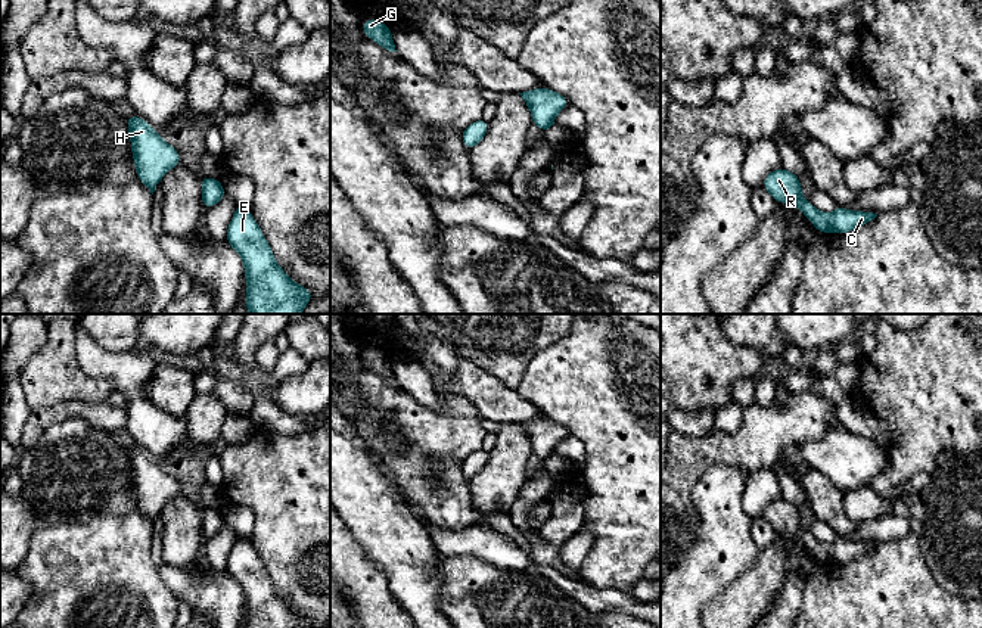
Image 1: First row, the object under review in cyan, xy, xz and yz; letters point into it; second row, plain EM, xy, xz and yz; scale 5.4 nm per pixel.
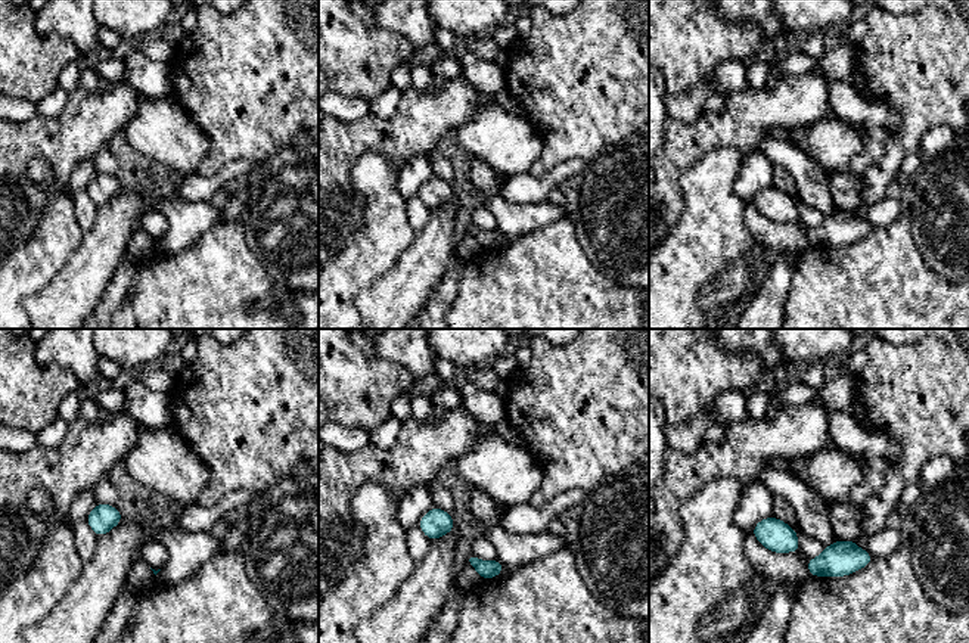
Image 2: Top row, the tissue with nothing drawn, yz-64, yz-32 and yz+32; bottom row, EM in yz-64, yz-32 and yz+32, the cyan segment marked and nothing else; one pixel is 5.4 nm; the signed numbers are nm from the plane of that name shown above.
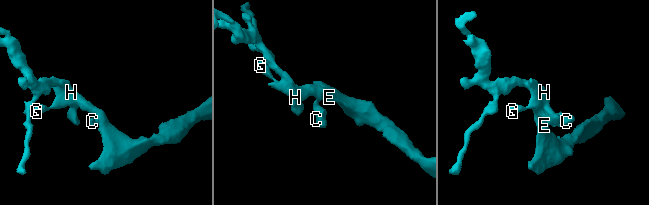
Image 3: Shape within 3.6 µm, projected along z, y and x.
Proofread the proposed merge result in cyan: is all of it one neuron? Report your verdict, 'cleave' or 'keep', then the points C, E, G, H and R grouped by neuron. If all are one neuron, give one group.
keep; groups C E G H R

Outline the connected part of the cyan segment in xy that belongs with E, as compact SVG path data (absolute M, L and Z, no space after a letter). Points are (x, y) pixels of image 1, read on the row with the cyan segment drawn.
M236 205L226 242L242 257L249 314L301 314L313 301L311 292L293 283L276 262L249 208Z

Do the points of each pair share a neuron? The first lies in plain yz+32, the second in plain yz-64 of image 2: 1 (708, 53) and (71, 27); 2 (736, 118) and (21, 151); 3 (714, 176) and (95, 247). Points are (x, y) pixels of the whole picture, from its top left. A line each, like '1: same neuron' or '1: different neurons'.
1: different neurons
2: same neuron
3: different neurons

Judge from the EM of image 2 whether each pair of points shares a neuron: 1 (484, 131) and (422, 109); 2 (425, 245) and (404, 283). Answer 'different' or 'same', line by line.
1: different
2: same

